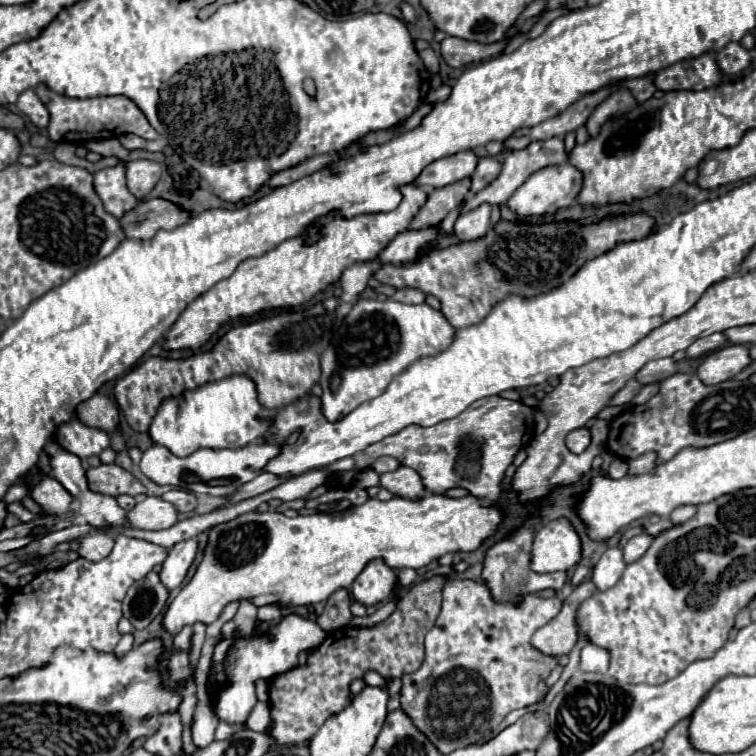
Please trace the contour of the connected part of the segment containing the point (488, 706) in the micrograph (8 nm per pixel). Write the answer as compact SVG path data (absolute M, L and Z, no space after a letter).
M448 579L444 585L442 611L432 631L428 631L424 639L424 663L418 671L402 677L400 709L408 713L410 721L432 741L432 745L436 745L442 755L482 741L500 727L500 723L510 711L532 705L546 695L548 687L544 681L558 661L556 657L542 655L540 651L536 651L530 645L530 639L534 631L554 619L560 609L562 601L558 597L542 599L536 595L526 595L516 605L494 603L484 583L476 583L470 579Z

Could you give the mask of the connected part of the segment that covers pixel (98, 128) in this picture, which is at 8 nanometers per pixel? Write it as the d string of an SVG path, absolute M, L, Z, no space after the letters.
M38 85L36 93L40 101L48 107L50 111L50 125L48 125L48 137L52 141L62 141L68 139L70 143L82 143L82 141L92 141L92 139L102 139L102 137L118 137L124 133L134 133L142 139L158 139L158 133L154 127L148 123L144 113L138 109L134 101L128 97L116 95L116 97L90 97L90 99L74 99L74 97L64 97L46 85Z

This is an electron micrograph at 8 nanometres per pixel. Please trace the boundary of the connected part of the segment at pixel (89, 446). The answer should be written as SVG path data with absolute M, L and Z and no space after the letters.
M76 417L58 427L54 439L70 453L86 459L90 455L100 455L106 447L110 447L110 435L102 429L88 427Z

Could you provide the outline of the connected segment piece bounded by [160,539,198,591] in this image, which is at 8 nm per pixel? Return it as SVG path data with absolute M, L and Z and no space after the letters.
M194 539L182 541L170 549L168 559L162 563L162 569L160 569L160 581L168 591L182 585L190 565L196 557L196 551L198 551L198 543Z

